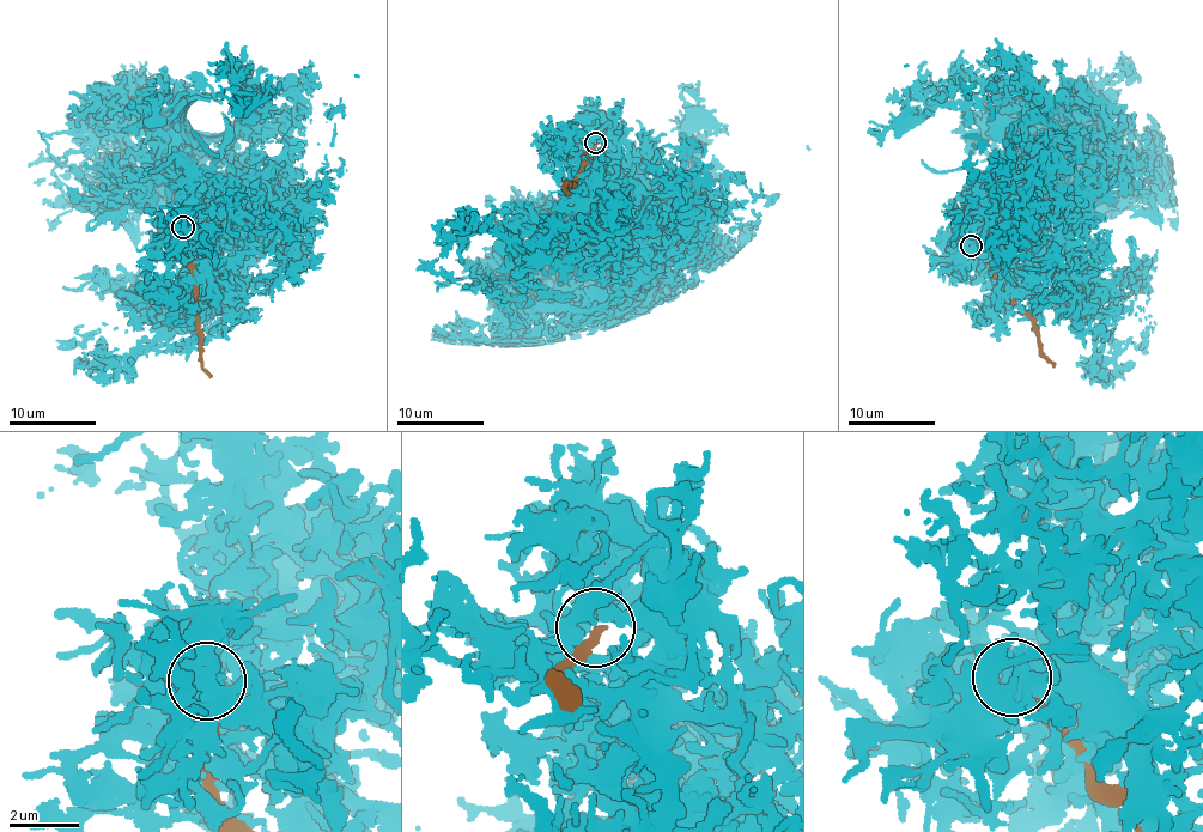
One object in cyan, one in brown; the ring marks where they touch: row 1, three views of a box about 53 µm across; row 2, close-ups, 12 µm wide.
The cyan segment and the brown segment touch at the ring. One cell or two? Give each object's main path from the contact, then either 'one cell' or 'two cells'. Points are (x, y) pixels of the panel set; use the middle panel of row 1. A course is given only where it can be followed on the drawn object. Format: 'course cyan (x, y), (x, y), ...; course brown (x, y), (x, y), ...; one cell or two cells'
course cyan (594, 141), (593, 162), (645, 216), (651, 256), (603, 299), (541, 301), (492, 340), (433, 329); course brown (594, 144), (573, 183), (565, 181), (567, 193); two cells

